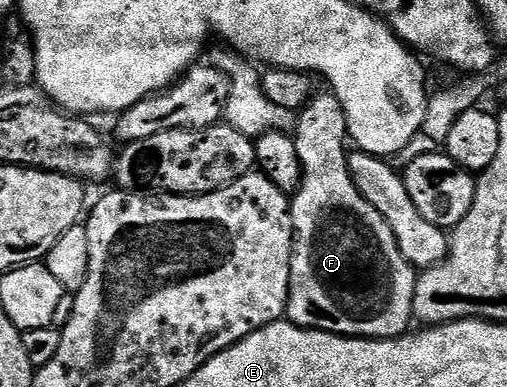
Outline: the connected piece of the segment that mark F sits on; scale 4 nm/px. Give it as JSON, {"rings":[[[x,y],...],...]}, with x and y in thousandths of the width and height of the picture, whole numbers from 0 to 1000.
{"rings":[[[655,240],[621,243],[619,253],[596,279],[584,307],[584,326],[576,341],[576,357],[584,375],[584,395],[592,406],[596,429],[596,473],[588,491],[578,496],[572,514],[572,558],[576,561],[576,592],[580,594],[580,651],[576,654],[576,695],[572,698],[572,755],[568,757],[568,788],[562,822],[588,845],[606,845],[609,855],[645,855],[657,866],[688,866],[702,876],[783,876],[785,868],[803,863],[807,835],[817,824],[817,724],[819,693],[789,654],[781,633],[781,612],[773,612],[773,592],[765,592],[765,571],[702,488],[702,478],[690,455],[686,437],[686,341],[682,336],[682,295],[671,271],[671,261]]]}

